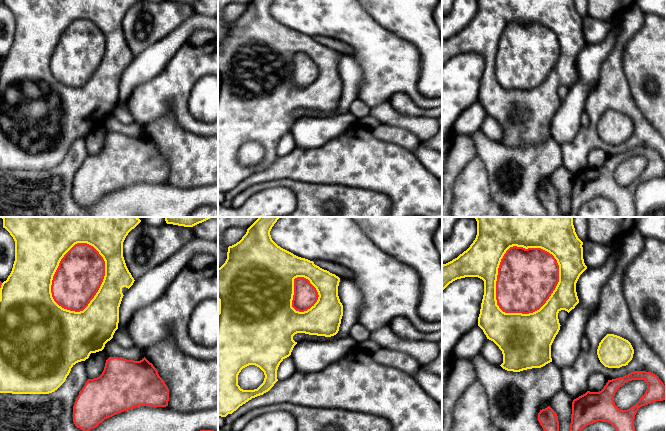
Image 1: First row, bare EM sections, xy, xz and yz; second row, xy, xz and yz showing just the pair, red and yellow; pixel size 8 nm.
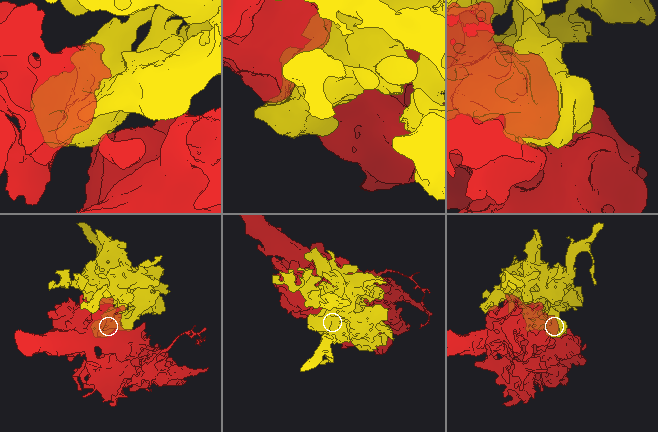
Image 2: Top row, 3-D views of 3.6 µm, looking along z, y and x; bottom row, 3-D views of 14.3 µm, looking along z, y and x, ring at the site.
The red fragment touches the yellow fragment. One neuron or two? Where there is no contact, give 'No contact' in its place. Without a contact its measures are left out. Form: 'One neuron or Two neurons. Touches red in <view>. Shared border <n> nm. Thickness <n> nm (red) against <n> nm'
One neuron. Touches red in yz. Shared border 600 nm. Thickness 460 nm (red) against 280 nm

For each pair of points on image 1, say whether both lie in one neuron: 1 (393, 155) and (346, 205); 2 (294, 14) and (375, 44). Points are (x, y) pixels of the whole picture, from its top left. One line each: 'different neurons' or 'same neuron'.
1: different neurons
2: same neuron

